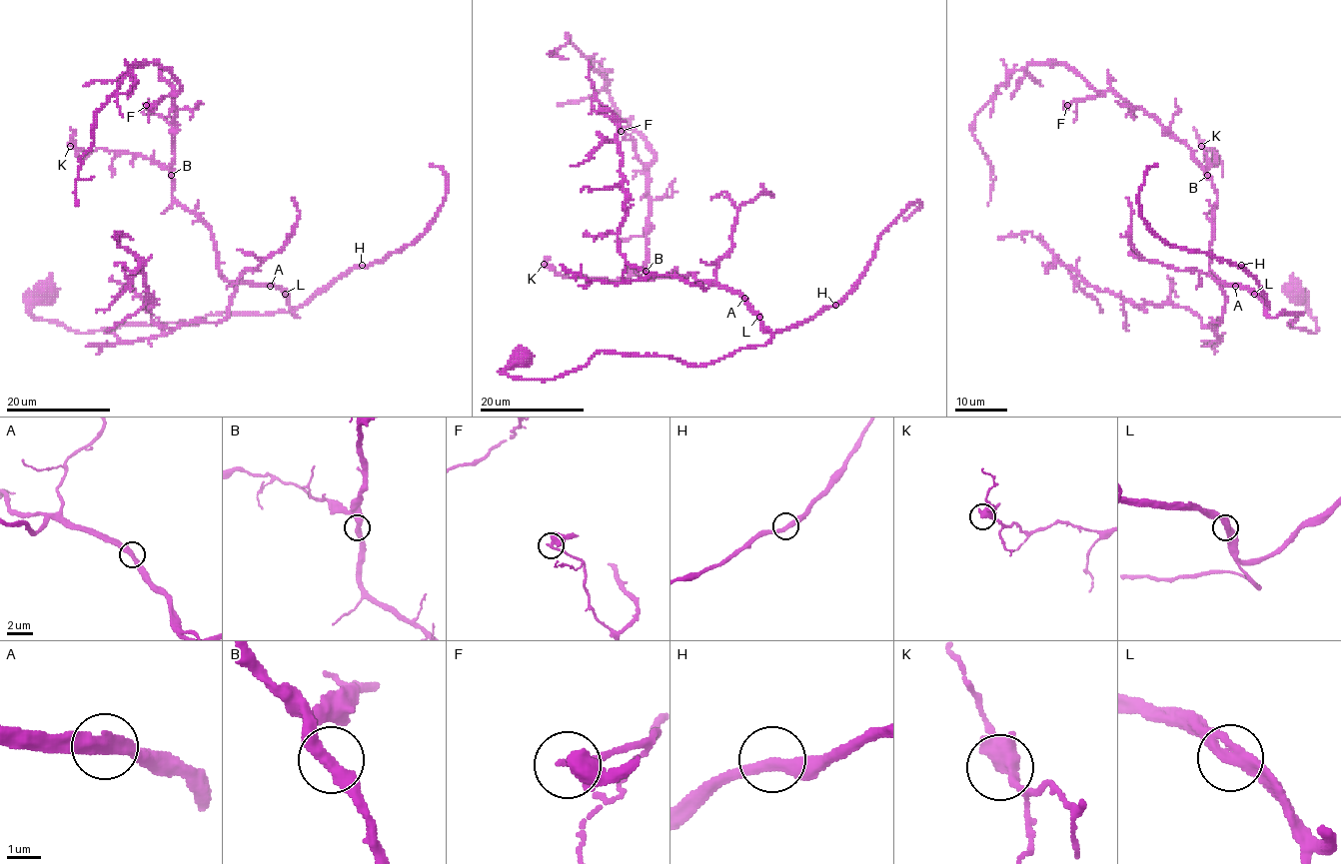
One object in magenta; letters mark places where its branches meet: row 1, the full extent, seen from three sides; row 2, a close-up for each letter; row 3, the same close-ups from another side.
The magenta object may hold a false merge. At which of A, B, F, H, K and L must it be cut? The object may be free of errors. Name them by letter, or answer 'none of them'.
none of them

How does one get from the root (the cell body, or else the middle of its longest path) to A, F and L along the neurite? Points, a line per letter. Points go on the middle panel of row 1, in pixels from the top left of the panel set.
A: (521, 358), (505, 371), (542, 380), (582, 368), (600, 352), (705, 366), (771, 339), (744, 298)
F: (521, 358), (510, 376), (552, 380), (771, 339), (735, 293), (647, 280), (621, 131)
L: (521, 358), (505, 371), (542, 380), (582, 368), (600, 352), (705, 366), (763, 346), (771, 333), (758, 318)

